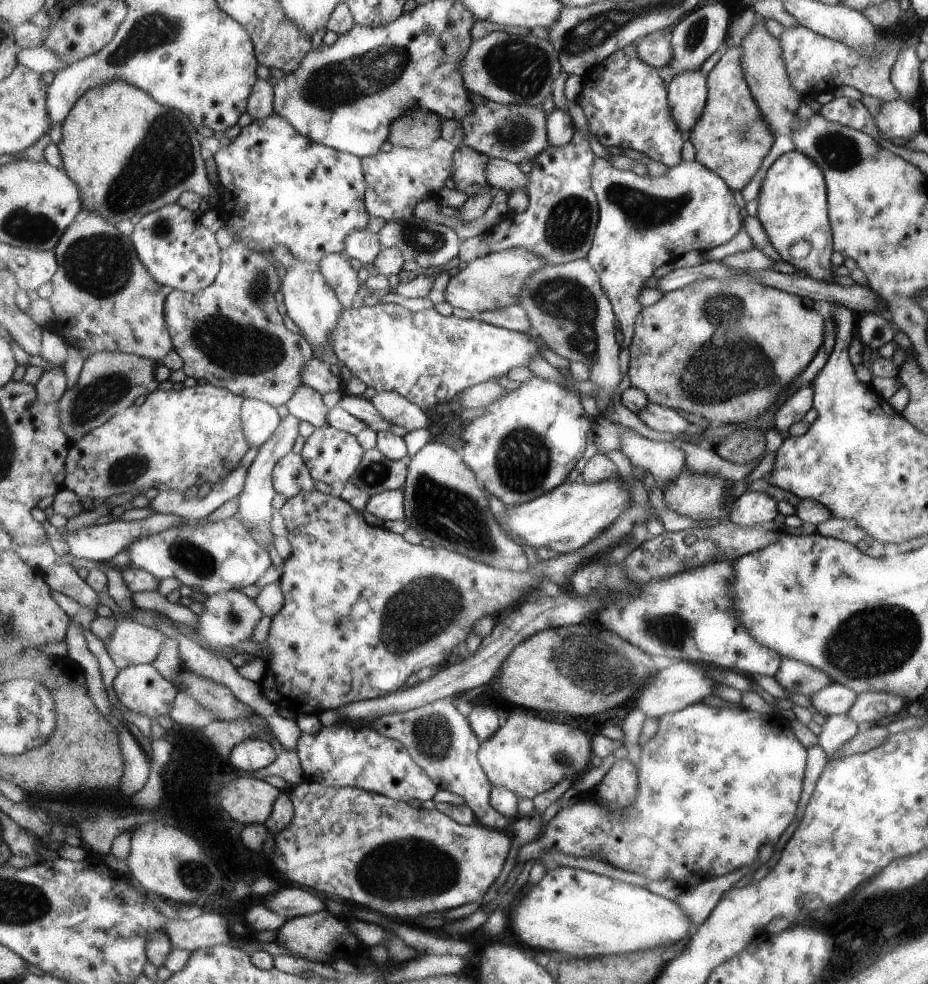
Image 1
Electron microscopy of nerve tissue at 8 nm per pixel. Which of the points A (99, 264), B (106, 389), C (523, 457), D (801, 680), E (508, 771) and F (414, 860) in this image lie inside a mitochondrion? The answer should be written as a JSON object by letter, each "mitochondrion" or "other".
{"A":"mitochondrion","B":"mitochondrion","C":"mitochondrion","D":"mitochondrion","E":"other","F":"mitochondrion"}

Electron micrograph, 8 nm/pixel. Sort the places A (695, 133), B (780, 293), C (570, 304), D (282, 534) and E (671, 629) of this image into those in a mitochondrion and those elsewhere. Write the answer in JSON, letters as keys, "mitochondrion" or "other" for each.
{"A":"other","B":"other","C":"mitochondrion","D":"other","E":"mitochondrion"}

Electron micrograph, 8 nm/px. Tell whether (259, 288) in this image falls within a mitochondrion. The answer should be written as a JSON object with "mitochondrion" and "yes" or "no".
{"mitochondrion":"yes"}

